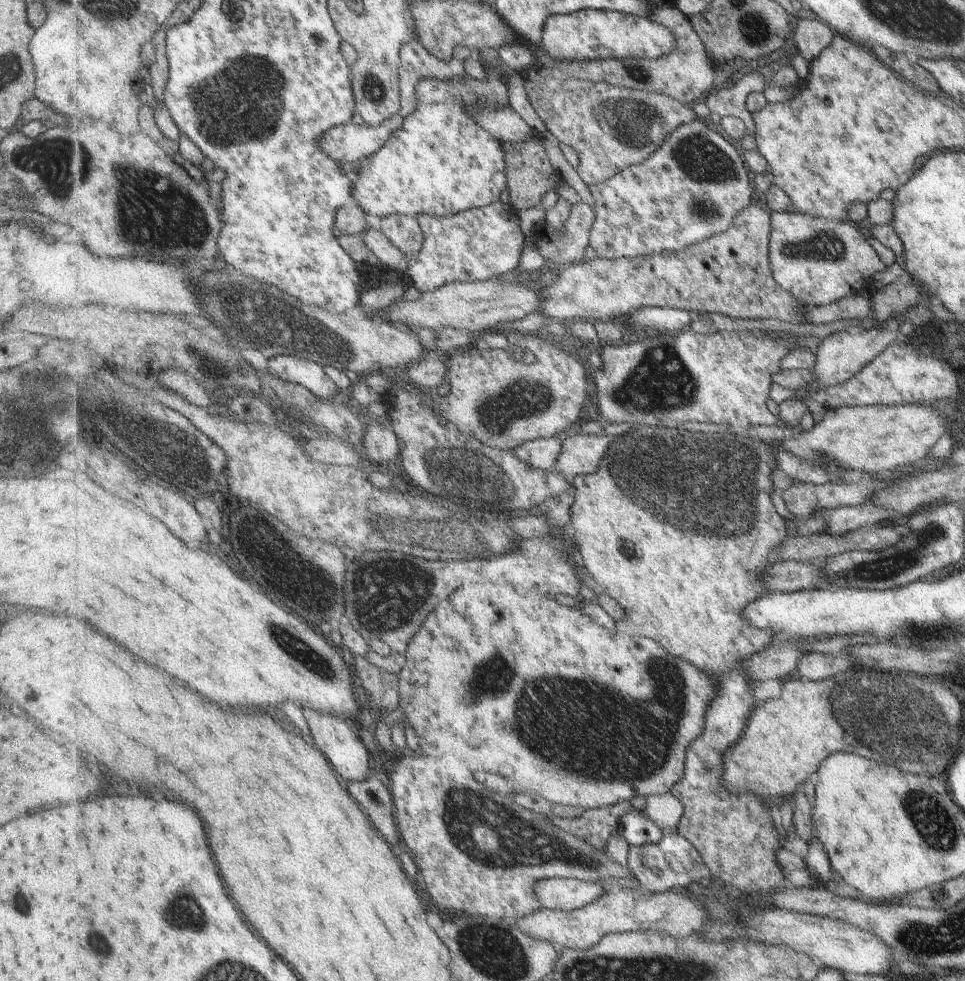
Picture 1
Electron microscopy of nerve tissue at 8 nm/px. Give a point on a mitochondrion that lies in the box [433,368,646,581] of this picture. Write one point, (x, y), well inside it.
(466, 476)

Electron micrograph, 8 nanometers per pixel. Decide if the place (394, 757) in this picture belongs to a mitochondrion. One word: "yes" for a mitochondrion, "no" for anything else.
no

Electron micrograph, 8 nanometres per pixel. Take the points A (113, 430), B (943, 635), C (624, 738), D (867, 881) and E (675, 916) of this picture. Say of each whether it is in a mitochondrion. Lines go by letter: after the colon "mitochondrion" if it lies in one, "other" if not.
A: mitochondrion
B: mitochondrion
C: mitochondrion
D: other
E: other

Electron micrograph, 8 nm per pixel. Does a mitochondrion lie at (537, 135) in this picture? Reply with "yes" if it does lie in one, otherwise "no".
no

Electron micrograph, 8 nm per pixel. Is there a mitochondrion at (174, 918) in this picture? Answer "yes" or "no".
yes

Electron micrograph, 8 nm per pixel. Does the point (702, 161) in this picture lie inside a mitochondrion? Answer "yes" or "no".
yes

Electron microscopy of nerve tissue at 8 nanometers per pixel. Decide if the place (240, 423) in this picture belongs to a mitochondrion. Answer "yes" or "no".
no

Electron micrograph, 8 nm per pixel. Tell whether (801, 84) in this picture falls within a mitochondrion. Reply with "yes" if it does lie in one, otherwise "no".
no

